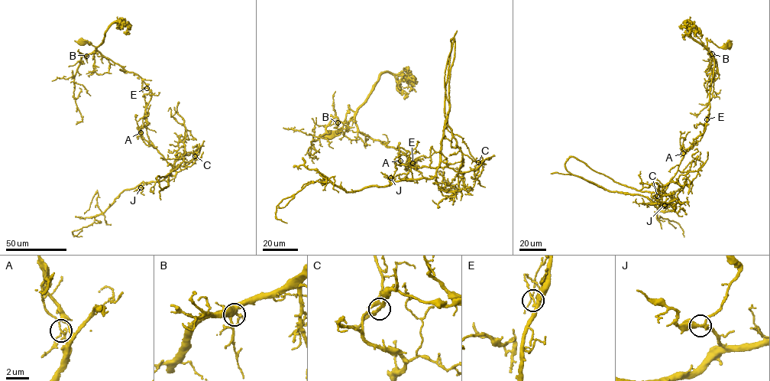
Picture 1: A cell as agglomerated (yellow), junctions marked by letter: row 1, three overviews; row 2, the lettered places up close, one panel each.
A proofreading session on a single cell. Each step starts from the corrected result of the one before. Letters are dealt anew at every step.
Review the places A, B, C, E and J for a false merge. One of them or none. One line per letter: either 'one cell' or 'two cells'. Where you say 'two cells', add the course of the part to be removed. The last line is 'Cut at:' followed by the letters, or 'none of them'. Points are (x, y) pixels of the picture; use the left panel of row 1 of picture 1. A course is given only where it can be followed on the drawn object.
A: two cells; course (140, 132), (173, 167), (176, 174), (124, 190), (104, 212), (95, 217), (100, 223), (72, 232), (82, 236)
B: one cell
C: one cell
E: one cell
J: one cell
Cut at: A

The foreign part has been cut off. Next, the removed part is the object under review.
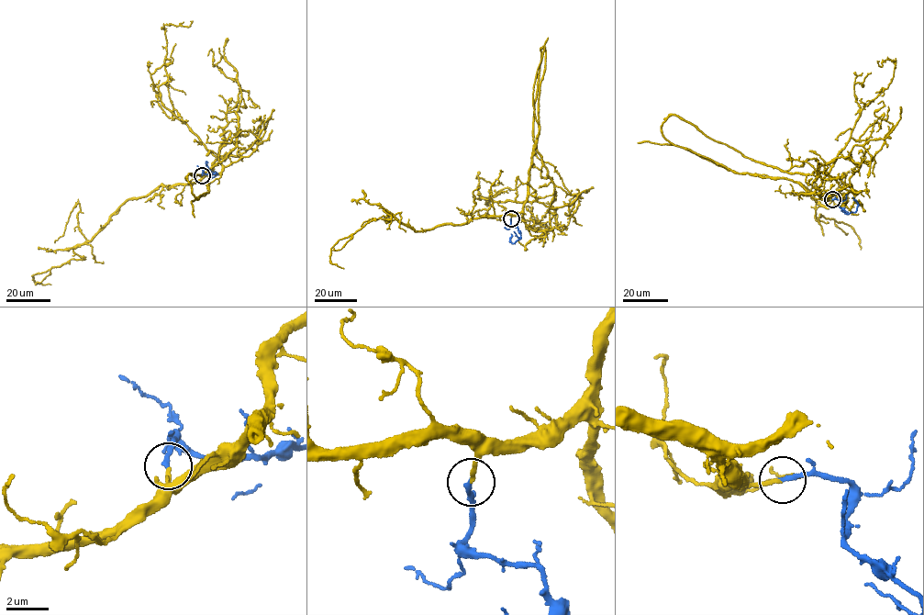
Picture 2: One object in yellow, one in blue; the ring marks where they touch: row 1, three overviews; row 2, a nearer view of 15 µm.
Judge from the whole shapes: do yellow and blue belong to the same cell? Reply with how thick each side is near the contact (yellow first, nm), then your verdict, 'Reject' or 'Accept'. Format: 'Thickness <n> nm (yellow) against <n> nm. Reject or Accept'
Thickness 200 nm (yellow) against 200 nm. Accept

